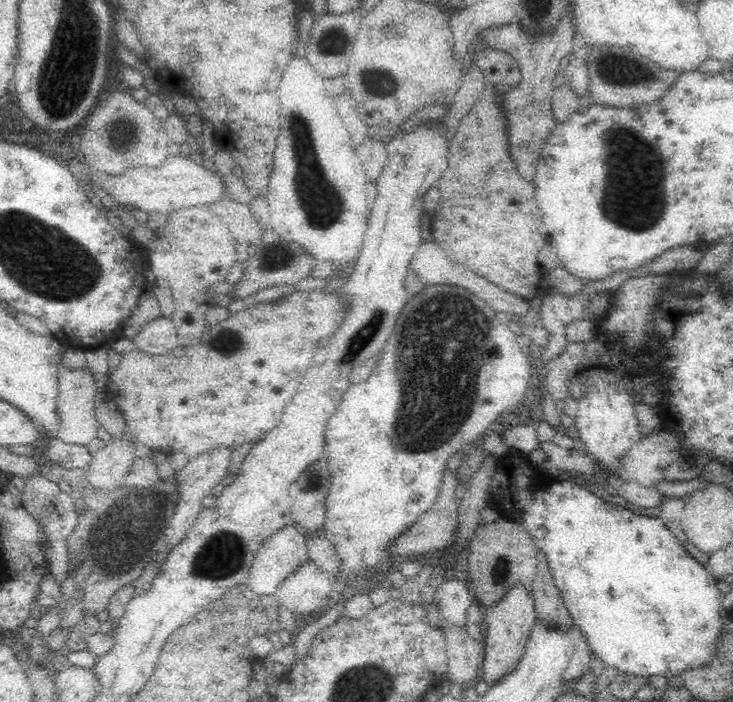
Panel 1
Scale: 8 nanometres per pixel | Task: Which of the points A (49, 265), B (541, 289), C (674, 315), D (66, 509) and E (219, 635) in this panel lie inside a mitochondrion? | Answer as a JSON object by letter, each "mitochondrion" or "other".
{"A":"mitochondrion","B":"other","C":"other","D":"other","E":"other"}

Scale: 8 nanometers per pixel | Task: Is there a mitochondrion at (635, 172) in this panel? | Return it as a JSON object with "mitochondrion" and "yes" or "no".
{"mitochondrion":"yes"}

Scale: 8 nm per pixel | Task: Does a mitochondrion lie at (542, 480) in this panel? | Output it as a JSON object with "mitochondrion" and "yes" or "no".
{"mitochondrion":"no"}

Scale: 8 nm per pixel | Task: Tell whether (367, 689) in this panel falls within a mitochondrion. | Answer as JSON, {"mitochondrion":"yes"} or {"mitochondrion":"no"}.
{"mitochondrion":"yes"}

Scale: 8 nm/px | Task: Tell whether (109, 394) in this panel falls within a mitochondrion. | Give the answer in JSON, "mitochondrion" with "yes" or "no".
{"mitochondrion":"no"}

